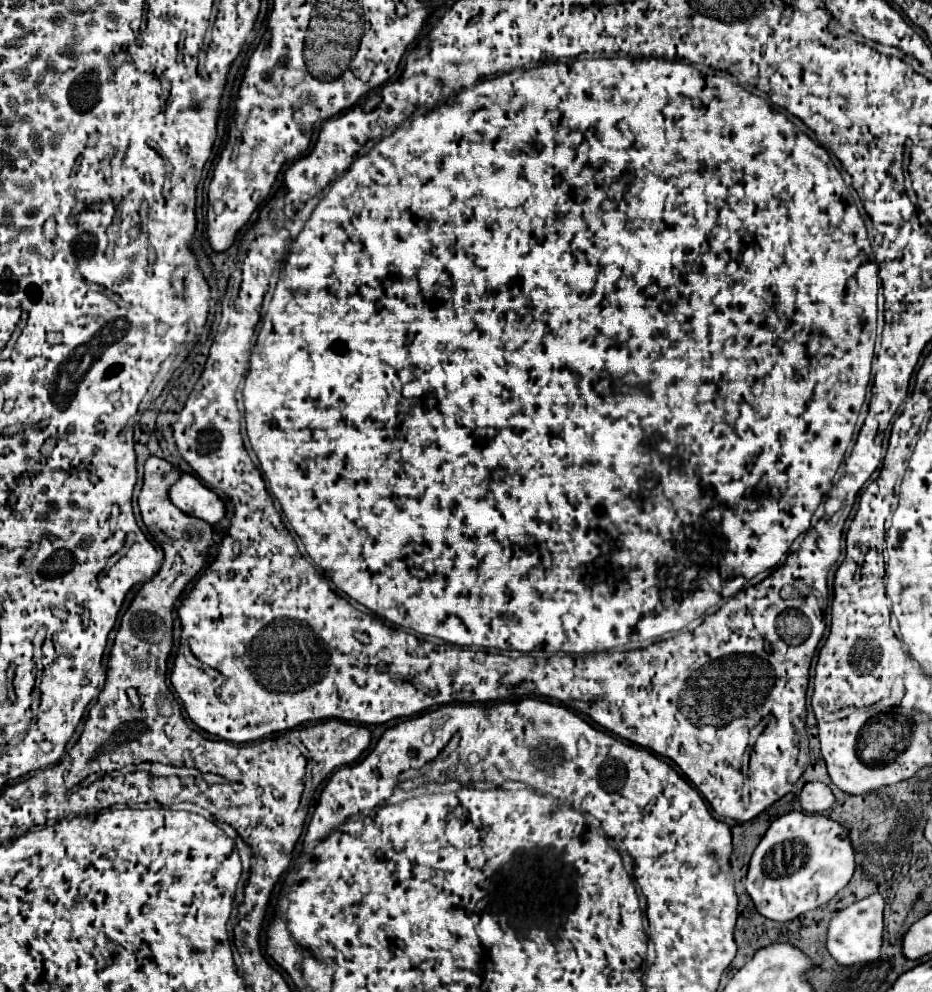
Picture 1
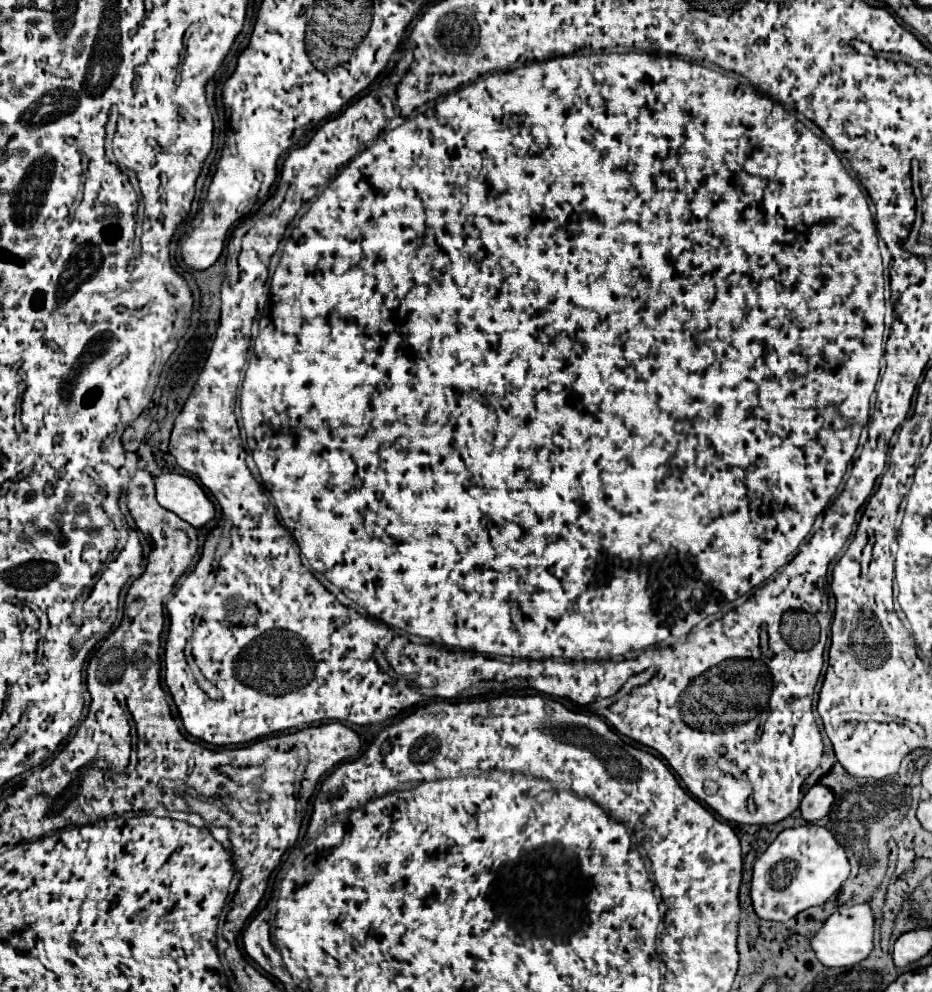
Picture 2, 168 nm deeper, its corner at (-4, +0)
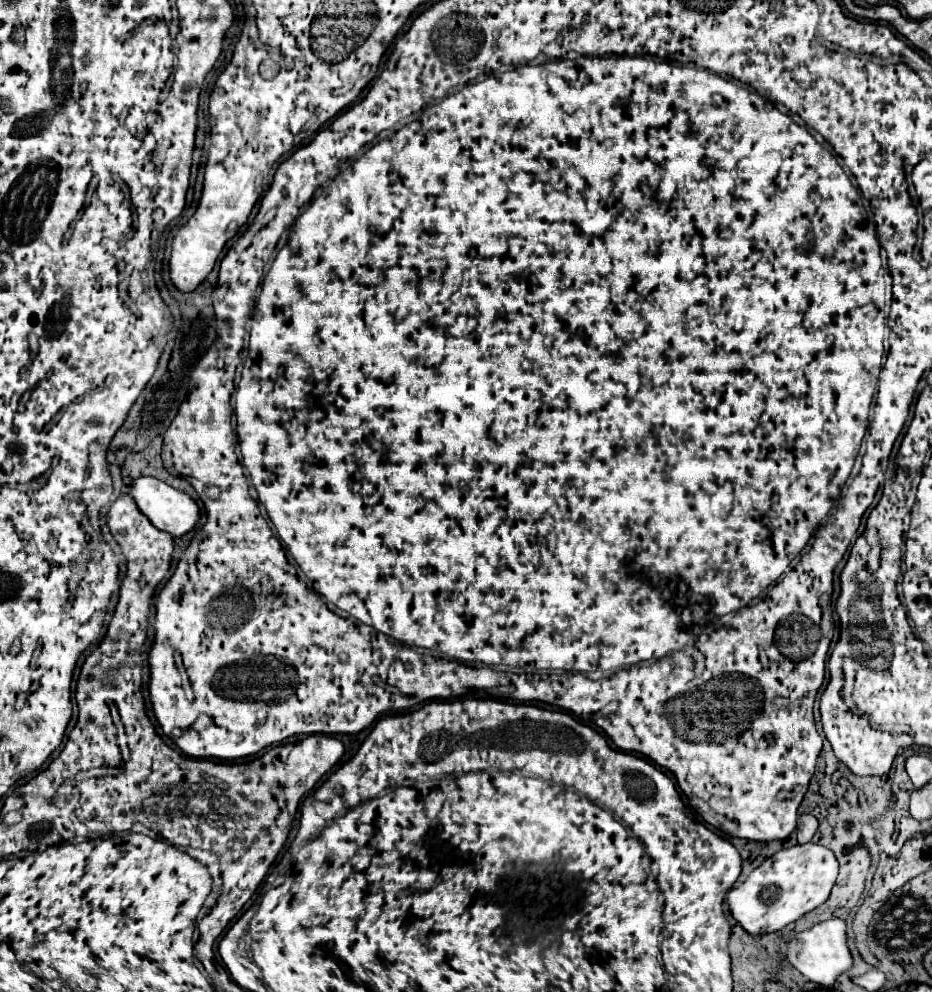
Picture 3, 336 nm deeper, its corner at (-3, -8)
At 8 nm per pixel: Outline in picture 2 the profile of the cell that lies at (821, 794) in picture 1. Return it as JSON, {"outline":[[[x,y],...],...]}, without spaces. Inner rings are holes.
{"outline":[[[815,784],[801,800],[801,816],[807,822],[815,822],[829,814],[831,804],[833,804],[833,792],[823,784]]]}

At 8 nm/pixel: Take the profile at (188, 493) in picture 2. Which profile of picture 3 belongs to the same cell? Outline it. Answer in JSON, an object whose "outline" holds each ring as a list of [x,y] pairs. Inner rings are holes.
{"outline":[[[142,476],[142,478],[134,480],[134,484],[130,488],[130,494],[132,494],[138,510],[162,532],[168,532],[172,536],[184,536],[198,522],[198,506],[196,506],[196,502],[188,494],[164,484],[162,480]]]}

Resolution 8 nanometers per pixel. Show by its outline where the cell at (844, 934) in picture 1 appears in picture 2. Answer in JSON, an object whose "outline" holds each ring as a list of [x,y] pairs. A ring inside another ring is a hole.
{"outline":[[[869,902],[855,904],[849,908],[837,908],[823,928],[813,936],[811,948],[815,950],[817,958],[829,966],[829,968],[841,968],[841,966],[853,966],[859,964],[869,956],[873,950],[873,932],[875,932],[875,916]]]}

